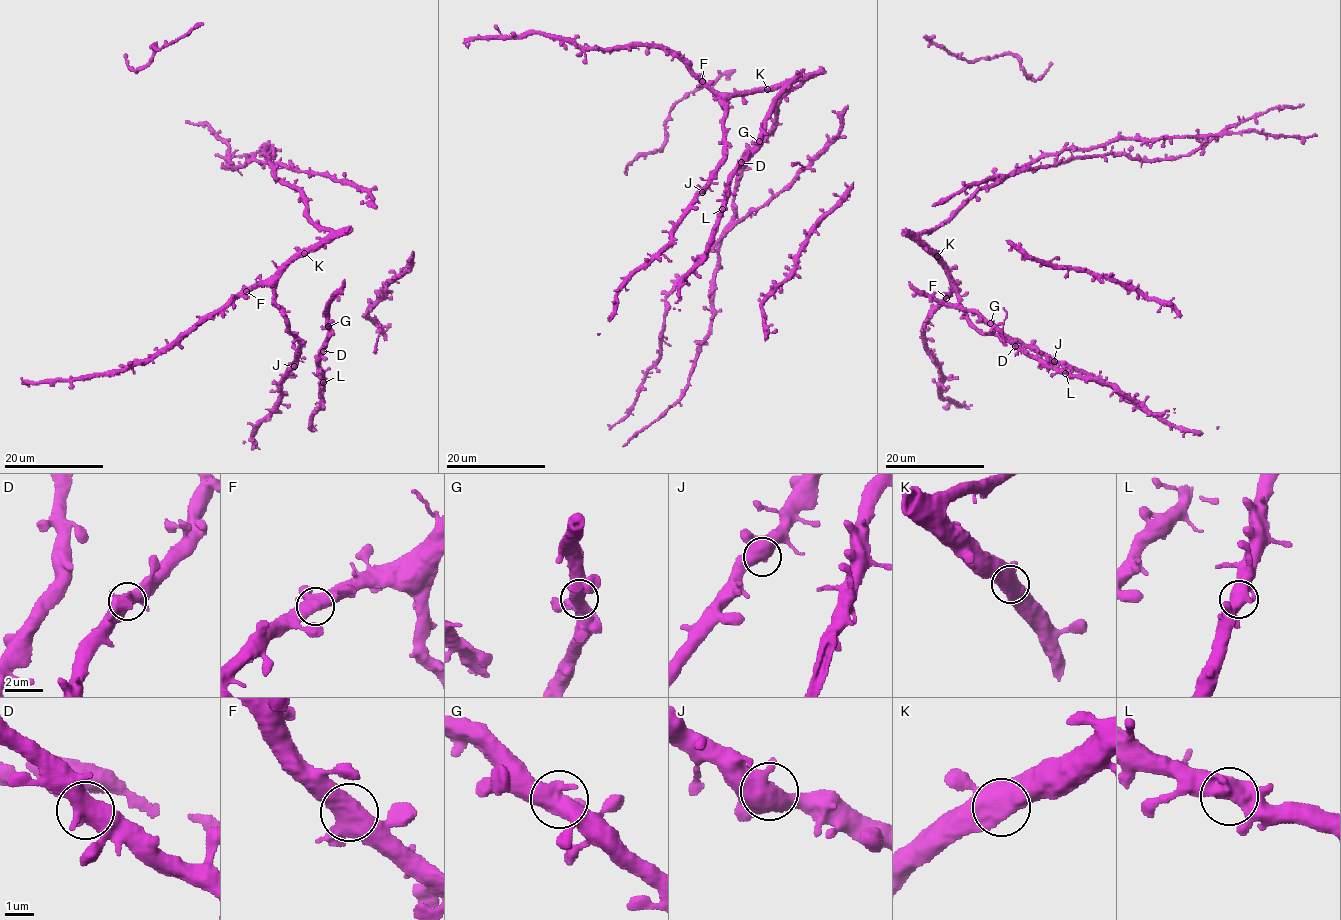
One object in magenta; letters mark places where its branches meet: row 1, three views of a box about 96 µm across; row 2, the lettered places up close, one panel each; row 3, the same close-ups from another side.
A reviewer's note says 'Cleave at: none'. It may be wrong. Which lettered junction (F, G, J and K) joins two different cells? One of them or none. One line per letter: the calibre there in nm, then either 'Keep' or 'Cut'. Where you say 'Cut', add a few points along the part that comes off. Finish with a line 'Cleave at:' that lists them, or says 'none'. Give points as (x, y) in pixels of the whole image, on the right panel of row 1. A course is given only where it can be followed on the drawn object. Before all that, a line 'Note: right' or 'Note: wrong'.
Note: right
F: Thickness 480 nm. Keep
G: Thickness 500 nm. Keep
J: Thickness 500 nm. Keep
K: Thickness 480 nm. Keep
Cleave at: none

